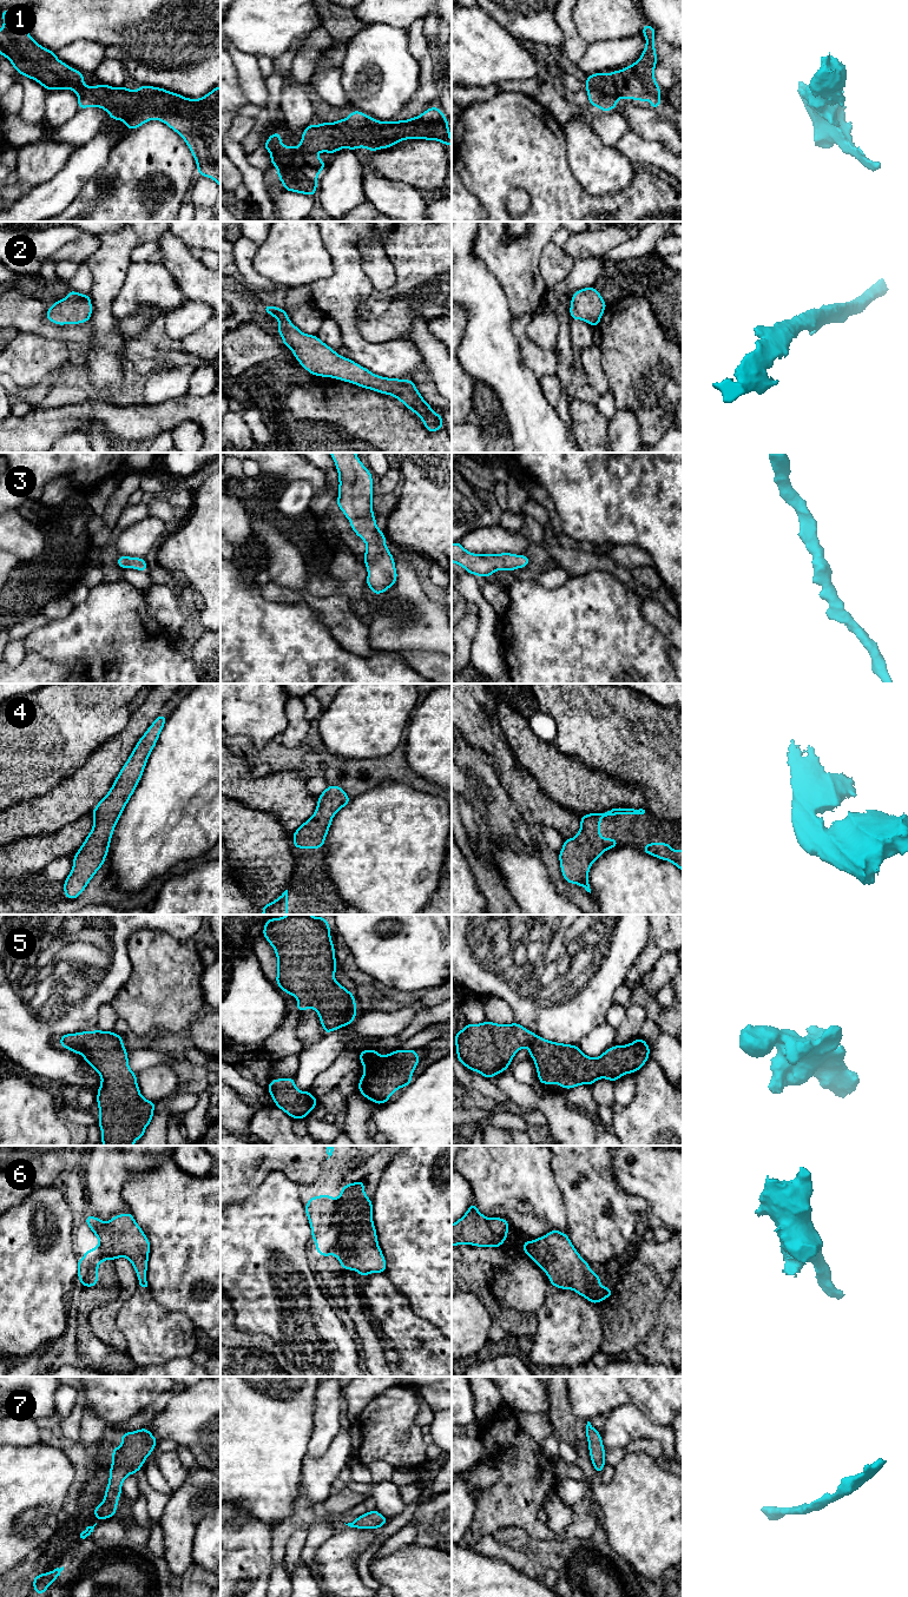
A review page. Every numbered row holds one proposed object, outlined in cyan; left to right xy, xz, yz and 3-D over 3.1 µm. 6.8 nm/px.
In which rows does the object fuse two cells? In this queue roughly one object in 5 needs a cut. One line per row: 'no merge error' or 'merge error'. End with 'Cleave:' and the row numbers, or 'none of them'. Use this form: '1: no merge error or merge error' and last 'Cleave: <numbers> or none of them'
1: no merge error
2: no merge error
3: no merge error
4: no merge error
5: no merge error
6: no merge error
7: no merge error
Cleave: none of them

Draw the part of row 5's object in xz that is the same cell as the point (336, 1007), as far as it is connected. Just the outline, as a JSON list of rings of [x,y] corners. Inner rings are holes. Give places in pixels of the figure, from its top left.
[[[323,916],[269,918],[262,935],[277,956],[275,982],[298,999],[298,1012],[314,1009],[325,1035],[354,1022],[357,1015],[355,997],[335,981],[335,946],[329,922]]]

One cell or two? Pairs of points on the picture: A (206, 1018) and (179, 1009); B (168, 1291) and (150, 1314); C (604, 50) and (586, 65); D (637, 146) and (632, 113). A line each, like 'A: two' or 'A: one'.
A: two
B: two
C: one
D: two

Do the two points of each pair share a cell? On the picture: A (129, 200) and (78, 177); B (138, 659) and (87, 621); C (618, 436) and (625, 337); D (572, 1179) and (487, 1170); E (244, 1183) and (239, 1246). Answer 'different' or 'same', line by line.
A: different
B: same
C: different
D: different
E: different

